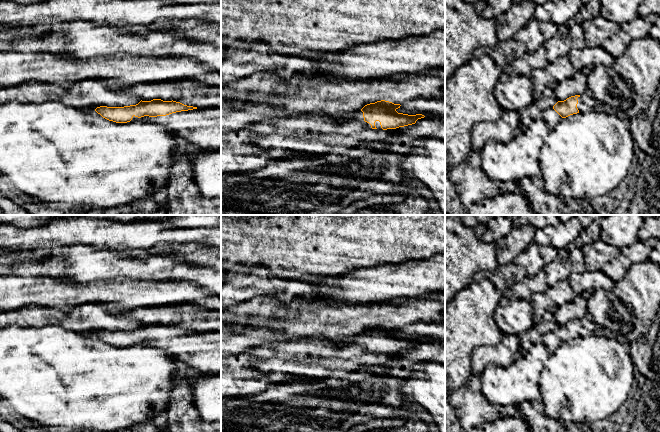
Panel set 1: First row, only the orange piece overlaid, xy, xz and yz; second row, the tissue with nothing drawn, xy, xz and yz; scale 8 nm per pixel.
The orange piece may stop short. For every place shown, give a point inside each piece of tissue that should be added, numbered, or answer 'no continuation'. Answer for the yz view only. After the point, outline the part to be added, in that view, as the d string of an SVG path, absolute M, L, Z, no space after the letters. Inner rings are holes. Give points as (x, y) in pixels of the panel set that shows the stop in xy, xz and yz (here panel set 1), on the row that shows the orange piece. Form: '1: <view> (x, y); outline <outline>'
1: yz (585, 102); outline M585 92L581 94L578 98L578 104L577 108L579 110L579 113L585 113L588 112L589 110L592 111L600 111L601 110L601 105L593 99L588 92Z
2: yz (550, 116); outline M545 109L542 113L542 119L546 122L548 128L552 130L562 119L562 117L553 109Z

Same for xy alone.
1: xy (201, 128); outline M221 107L197 108L157 117L133 116L131 121L138 120L154 122L172 130L195 149L221 149Z

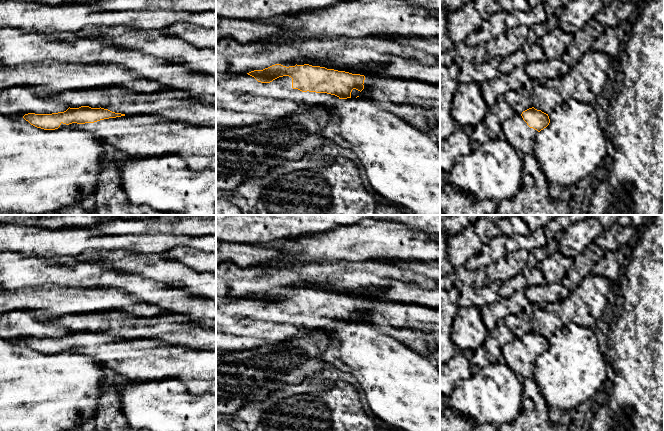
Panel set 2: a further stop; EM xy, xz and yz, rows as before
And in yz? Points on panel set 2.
1: yz (517, 132); outline M521 114L501 123L506 140L521 154L533 153L538 131L530 128Z

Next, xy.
1: xy (141, 135); outline M136 114L94 123L61 123L59 128L66 127L82 129L100 137L123 156L216 157L216 126L176 122L162 115Z

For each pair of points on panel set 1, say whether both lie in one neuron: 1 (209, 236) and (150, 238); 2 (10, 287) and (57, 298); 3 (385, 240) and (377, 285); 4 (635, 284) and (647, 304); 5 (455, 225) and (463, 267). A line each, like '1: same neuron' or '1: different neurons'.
1: same neuron
2: same neuron
3: different neurons
4: same neuron
5: same neuron

